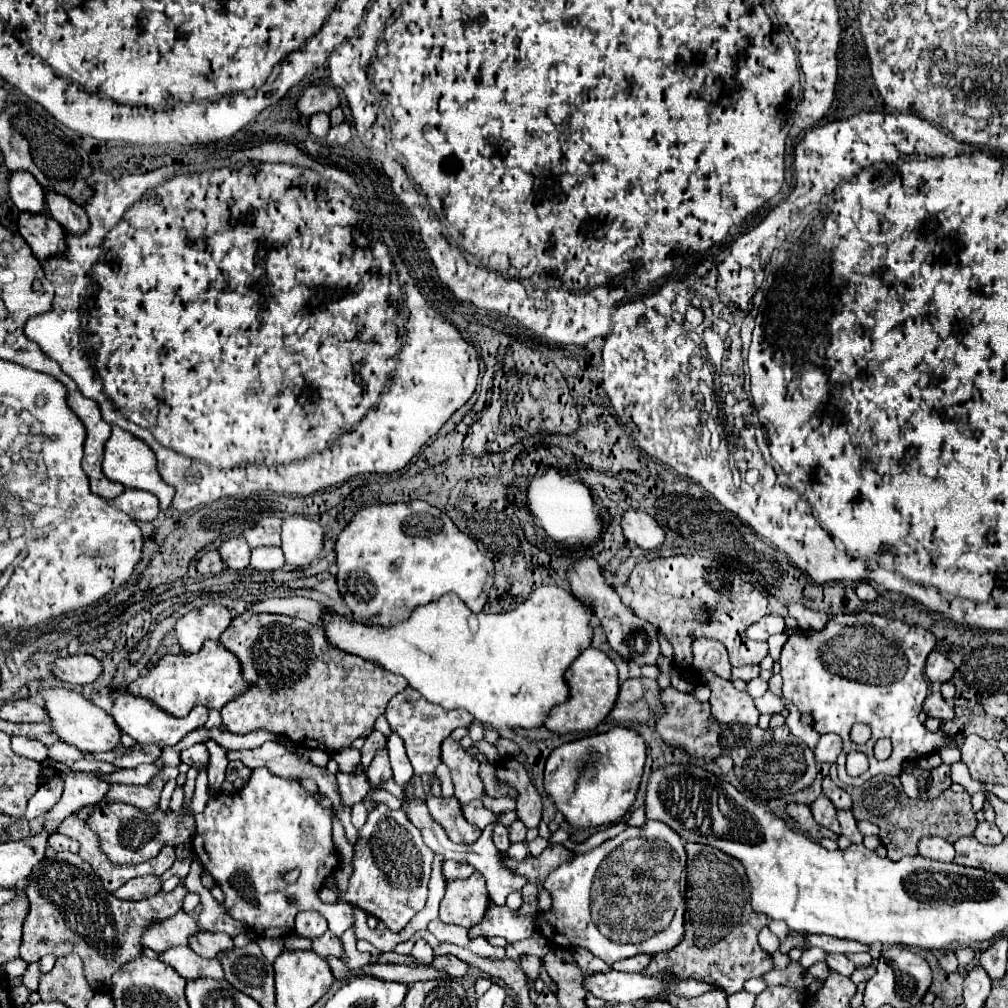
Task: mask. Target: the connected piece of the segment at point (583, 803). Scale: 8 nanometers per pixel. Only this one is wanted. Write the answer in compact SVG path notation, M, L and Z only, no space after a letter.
M616 726L608 732L558 746L546 760L544 786L554 800L554 806L572 826L600 828L622 820L632 806L644 760L646 746L642 736L636 730Z

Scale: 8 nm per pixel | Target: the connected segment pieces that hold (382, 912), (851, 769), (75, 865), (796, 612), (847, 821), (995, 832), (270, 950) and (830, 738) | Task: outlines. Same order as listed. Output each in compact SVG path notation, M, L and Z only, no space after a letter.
M382 802L374 804L368 812L368 820L358 830L358 838L360 842L354 846L348 890L342 900L376 916L392 932L400 932L426 904L434 852L428 850L420 830L402 810L392 810Z
M852 751L847 756L846 770L852 777L857 777L866 772L869 768L868 757L858 751Z
M56 852L50 858L44 858L40 866L34 870L32 876L28 876L26 884L26 896L30 900L30 912L24 918L24 934L22 934L22 946L20 946L20 956L32 964L38 962L46 954L54 956L68 956L68 954L78 954L84 962L84 976L88 984L92 986L94 992L104 992L110 994L112 990L112 974L124 966L124 962L140 956L140 936L144 934L144 928L160 918L168 918L182 910L182 900L188 894L186 886L176 886L172 892L158 892L152 898L146 900L120 900L114 894L110 894L104 886L102 880L94 874L92 866L84 862L78 854L72 852Z
M796 602L788 604L788 614L798 620L798 626L800 628L816 628L816 630L820 630L828 622L828 616L826 614L814 612L814 610L810 610L810 608L802 606L802 604L796 604Z
M838 810L838 822L842 826L842 834L852 840L852 844L862 844L862 834L856 828L856 820L852 810Z
M978 822L976 830L974 830L974 838L982 844L1000 844L1002 842L1002 832L998 830L996 824L990 822Z
M260 936L260 938L258 938L258 946L260 946L262 954L268 958L268 962L274 962L276 956L284 952L284 940L282 940L282 938Z
M822 734L816 748L814 748L814 754L816 754L818 762L834 764L840 750L842 750L842 740L838 734Z

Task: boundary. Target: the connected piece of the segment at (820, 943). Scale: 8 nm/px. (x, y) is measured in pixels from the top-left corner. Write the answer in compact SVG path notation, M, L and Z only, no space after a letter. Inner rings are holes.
M804 934L808 944L810 946L818 946L822 950L826 950L828 953L862 953L868 952L870 947L863 945L859 942L852 940L842 940L840 938L824 938L824 936L810 936L810 934Z

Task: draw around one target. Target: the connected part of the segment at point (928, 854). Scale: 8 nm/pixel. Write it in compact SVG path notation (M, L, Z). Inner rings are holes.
M922 838L920 840L920 854L924 858L952 862L954 860L954 846L950 842L940 840L940 838Z

